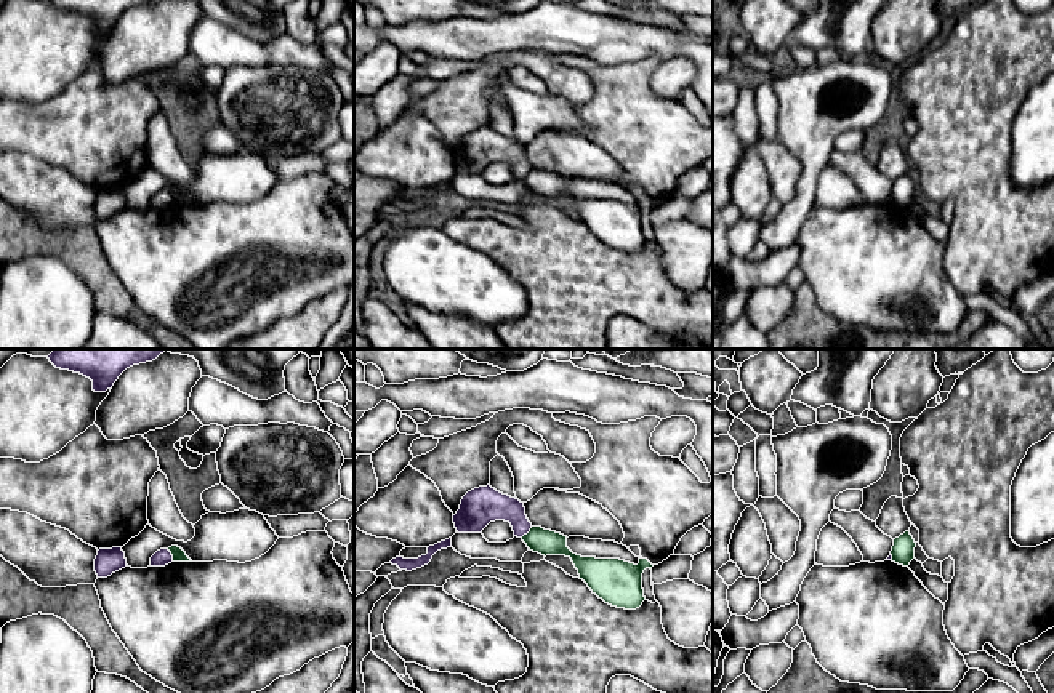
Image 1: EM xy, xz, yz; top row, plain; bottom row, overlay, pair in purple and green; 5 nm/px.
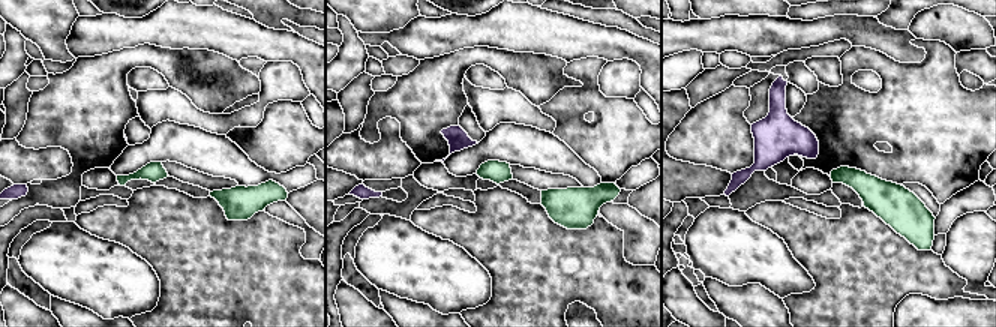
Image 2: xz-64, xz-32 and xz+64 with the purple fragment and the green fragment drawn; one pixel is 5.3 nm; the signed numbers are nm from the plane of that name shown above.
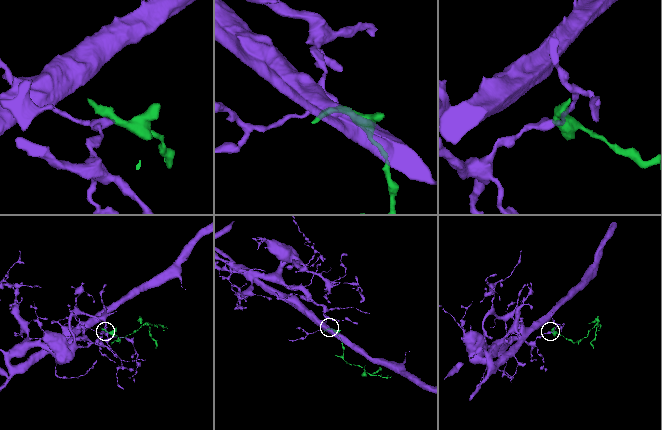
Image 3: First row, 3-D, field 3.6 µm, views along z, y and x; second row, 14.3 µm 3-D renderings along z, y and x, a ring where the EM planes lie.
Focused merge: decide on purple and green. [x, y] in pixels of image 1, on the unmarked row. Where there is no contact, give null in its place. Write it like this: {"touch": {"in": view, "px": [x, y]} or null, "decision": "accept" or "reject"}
{"touch": {"in": "xy", "px": [172, 197]}, "decision": "reject"}

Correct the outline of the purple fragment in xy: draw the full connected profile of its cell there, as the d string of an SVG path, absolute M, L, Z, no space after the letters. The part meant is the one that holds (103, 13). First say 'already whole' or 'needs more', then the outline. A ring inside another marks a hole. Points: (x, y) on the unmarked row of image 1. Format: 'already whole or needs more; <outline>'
already whole; M50 0L56 10L90 19L95 34L112 30L114 24L127 10L152 2L155 0Z

